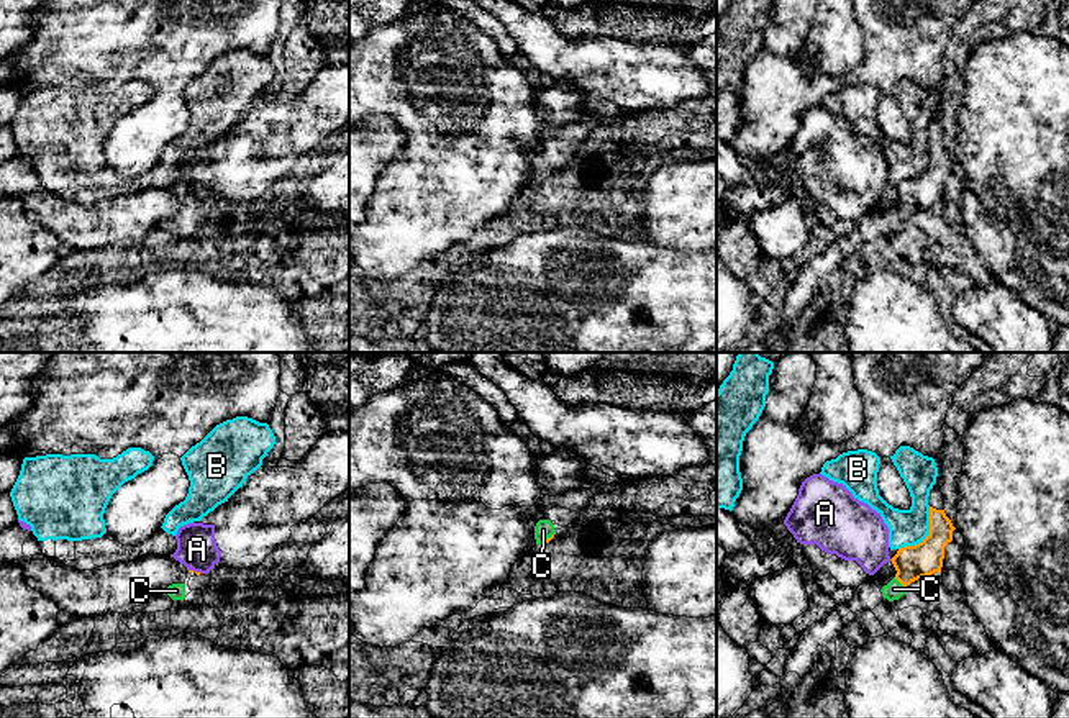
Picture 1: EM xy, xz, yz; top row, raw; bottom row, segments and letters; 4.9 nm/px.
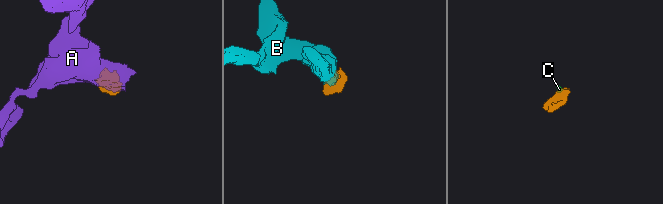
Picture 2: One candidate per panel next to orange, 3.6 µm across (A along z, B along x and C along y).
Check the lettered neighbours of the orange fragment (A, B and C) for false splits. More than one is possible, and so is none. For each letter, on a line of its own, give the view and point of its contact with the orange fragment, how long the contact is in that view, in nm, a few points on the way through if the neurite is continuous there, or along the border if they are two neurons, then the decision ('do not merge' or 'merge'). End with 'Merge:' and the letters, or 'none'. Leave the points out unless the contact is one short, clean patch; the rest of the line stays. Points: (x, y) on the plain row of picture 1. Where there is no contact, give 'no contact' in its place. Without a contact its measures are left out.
A: contact xy (195, 205); length 70 nm; border xy (189, 202), (200, 205); do not merge
B: contact yz (928, 168); length 260 nm; border yz (930, 140), (930, 164), (920, 174), (899, 182); do not merge
C: contact yz (899, 213); length 80 nm; way yz (912, 195), (899, 213), (894, 222); merge
Merge: C

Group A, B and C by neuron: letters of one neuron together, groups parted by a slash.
A / B / C

